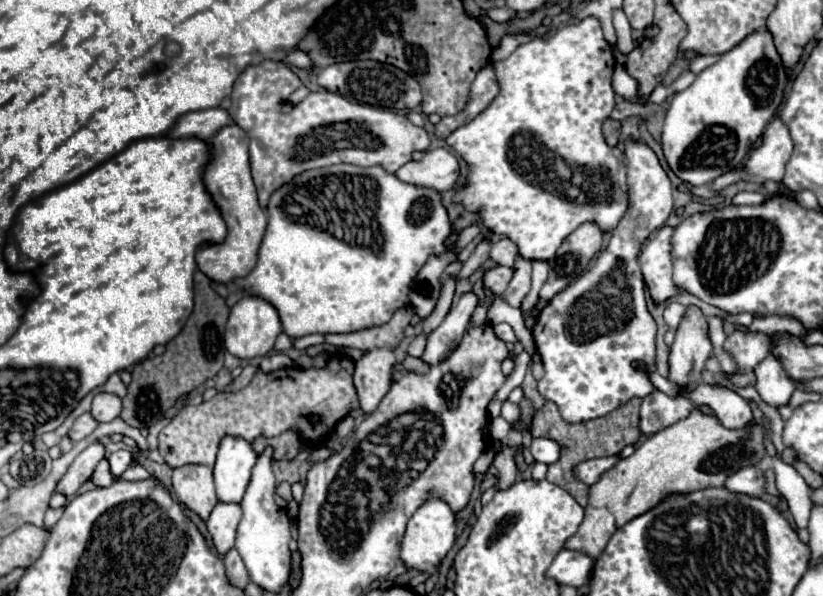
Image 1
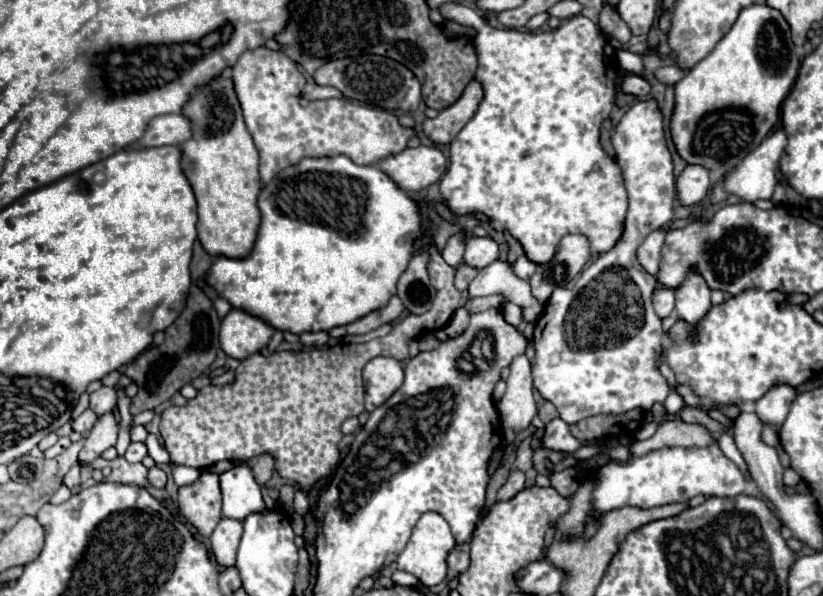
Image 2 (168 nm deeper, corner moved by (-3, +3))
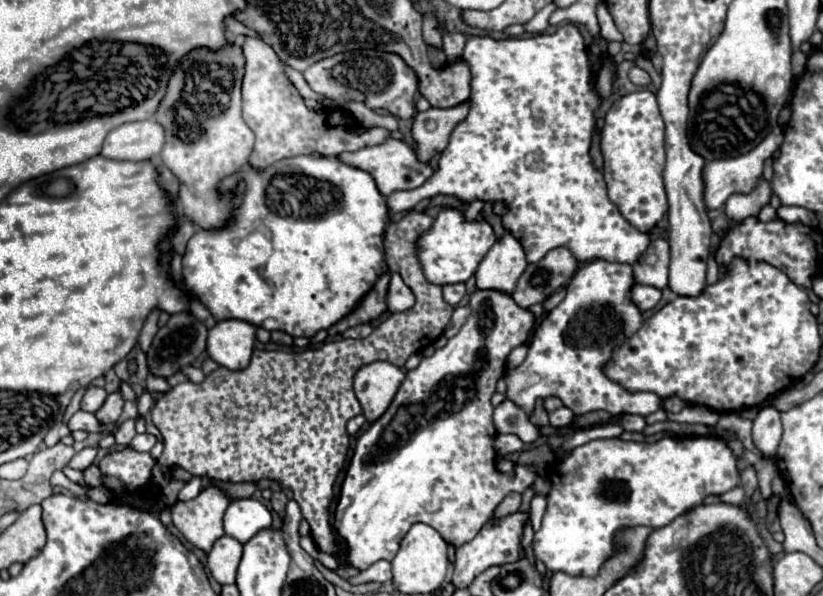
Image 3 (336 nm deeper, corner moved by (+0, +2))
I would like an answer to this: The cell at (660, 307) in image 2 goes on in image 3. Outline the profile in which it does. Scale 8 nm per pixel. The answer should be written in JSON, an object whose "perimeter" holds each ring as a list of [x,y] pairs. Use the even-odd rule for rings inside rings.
{"perimeter":[[[633,285],[631,289],[631,299],[633,303],[641,309],[641,311],[647,311],[647,309],[653,309],[659,299],[661,299],[661,291],[655,289],[655,287],[649,287],[649,285]]]}

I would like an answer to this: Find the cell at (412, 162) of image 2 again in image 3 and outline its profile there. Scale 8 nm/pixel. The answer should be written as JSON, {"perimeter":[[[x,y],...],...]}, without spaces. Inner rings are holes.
{"perimeter":[[[385,139],[381,145],[373,145],[373,147],[365,147],[365,149],[357,149],[353,153],[341,153],[337,155],[339,161],[343,161],[345,165],[351,165],[351,167],[357,167],[357,169],[363,169],[367,171],[373,179],[375,179],[375,185],[379,189],[381,195],[391,195],[393,191],[405,191],[405,189],[415,189],[419,185],[423,185],[431,175],[433,175],[433,169],[431,165],[427,163],[421,163],[417,157],[415,157],[415,151],[405,145],[403,141],[399,139]]]}

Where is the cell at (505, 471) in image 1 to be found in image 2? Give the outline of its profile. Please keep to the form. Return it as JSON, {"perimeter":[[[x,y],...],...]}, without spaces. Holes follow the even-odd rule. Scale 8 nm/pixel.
{"perimeter":[[[510,470],[508,480],[504,482],[504,486],[498,490],[496,500],[510,500],[512,496],[516,496],[516,492],[520,492],[524,488],[524,472],[520,470]]]}

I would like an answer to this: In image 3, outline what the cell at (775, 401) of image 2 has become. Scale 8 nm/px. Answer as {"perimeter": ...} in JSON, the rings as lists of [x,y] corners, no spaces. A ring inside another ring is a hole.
{"perimeter":[[[765,407],[753,419],[753,443],[765,459],[773,461],[777,445],[781,441],[781,413],[773,407]]]}

